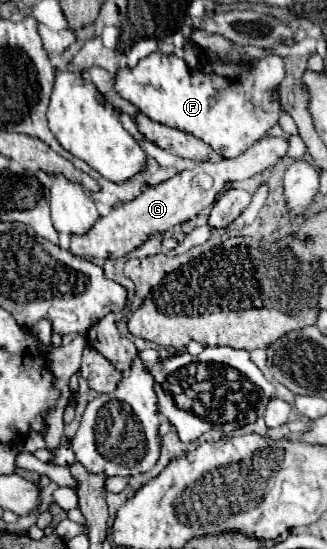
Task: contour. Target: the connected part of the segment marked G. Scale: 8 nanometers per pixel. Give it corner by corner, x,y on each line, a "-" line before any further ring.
266,136
258,140
252,148
248,148
244,154
228,160
222,158
218,162
198,162
192,168
176,174
174,178
146,188
136,200
124,202
110,210
108,216
100,218
92,232
88,236
72,236
70,252
76,256
88,256
88,258
122,258
130,254
132,250
140,248
150,236
162,234
174,226
184,224
186,220
194,218
200,210
214,204
216,194
224,190
226,182
234,180
246,180
256,174
260,174
266,168
272,168
280,158
284,158
288,152
288,138
284,136

